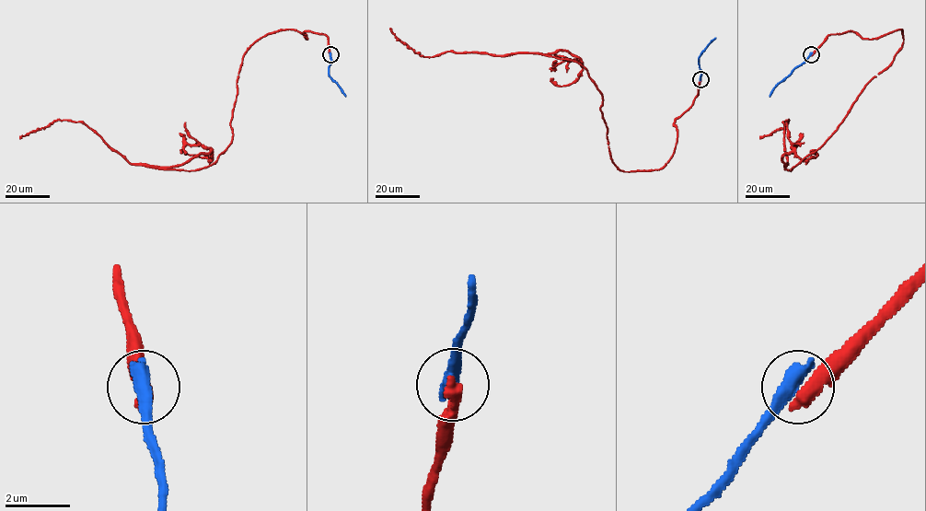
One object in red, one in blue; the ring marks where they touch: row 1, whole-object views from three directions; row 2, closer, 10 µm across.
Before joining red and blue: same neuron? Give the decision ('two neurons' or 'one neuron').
two neurons

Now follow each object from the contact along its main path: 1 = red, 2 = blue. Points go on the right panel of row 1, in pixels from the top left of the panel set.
1: (811, 54), (830, 34), (873, 39), (902, 30), (892, 63), (791, 170), (789, 120), (759, 136)
2: (811, 54), (777, 85), (769, 96)

